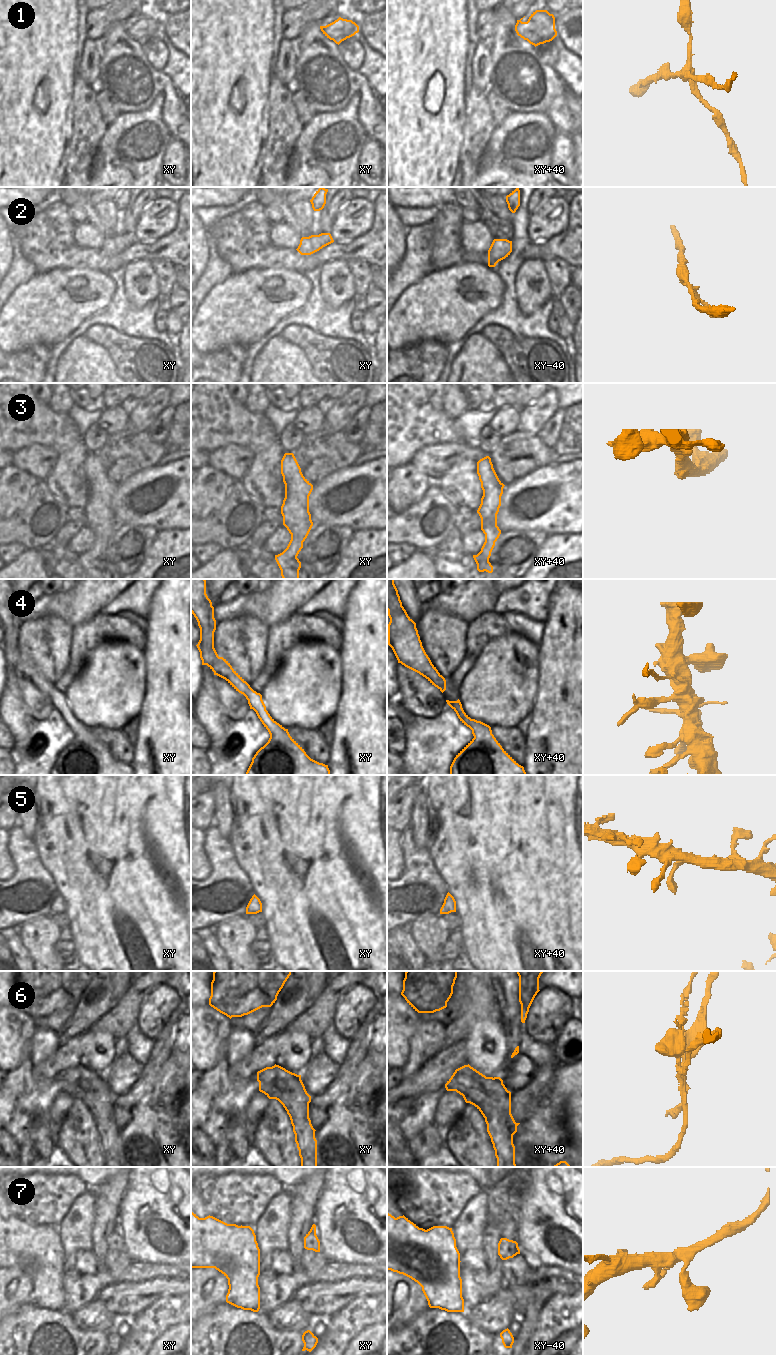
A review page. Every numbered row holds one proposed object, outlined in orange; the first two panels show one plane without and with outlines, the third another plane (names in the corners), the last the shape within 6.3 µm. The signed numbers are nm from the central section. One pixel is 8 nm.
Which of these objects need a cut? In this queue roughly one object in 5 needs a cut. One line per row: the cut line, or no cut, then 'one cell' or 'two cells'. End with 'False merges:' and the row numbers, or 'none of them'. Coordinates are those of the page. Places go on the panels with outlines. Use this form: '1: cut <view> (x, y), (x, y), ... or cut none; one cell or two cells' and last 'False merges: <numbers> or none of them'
1: cut xy+40 (527, 21), (534, 25), (533, 34), (537, 37), (535, 42); two cells
2: cut none; one cell
3: cut none; one cell
4: cut xy (250, 687), (249, 691), (244, 695); two cells
5: cut none; one cell
6: cut xy (309, 1095), (303, 1088), (286, 1088), (279, 1094), (279, 1101); two cells
7: cut none; one cell
False merges: 1, 4, 6

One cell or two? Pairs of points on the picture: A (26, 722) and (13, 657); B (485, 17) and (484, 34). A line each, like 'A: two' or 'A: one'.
A: one
B: one

